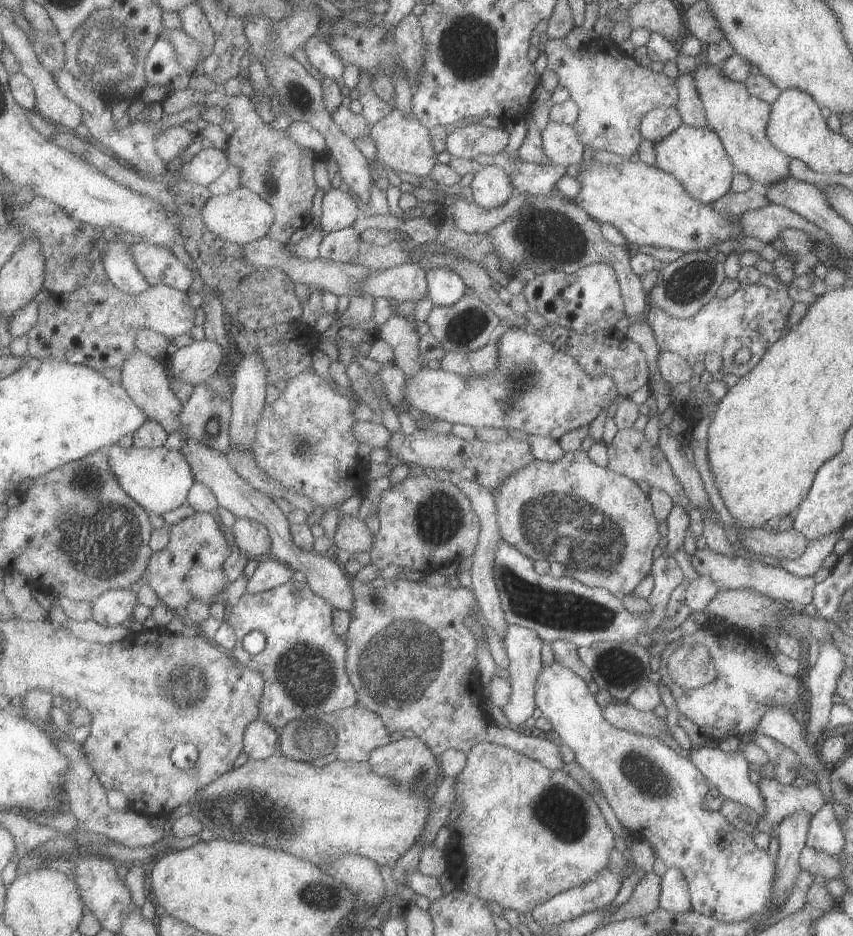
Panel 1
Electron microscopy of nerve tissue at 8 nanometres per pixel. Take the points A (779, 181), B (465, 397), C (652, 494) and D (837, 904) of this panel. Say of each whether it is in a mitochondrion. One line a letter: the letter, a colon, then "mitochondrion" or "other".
A: other
B: other
C: other
D: other

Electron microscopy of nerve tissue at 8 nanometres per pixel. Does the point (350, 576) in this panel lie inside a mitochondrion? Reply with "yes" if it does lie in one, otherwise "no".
no

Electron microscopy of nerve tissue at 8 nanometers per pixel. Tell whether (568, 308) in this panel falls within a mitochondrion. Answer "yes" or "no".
no

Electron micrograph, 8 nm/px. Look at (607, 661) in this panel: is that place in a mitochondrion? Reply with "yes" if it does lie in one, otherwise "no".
yes

